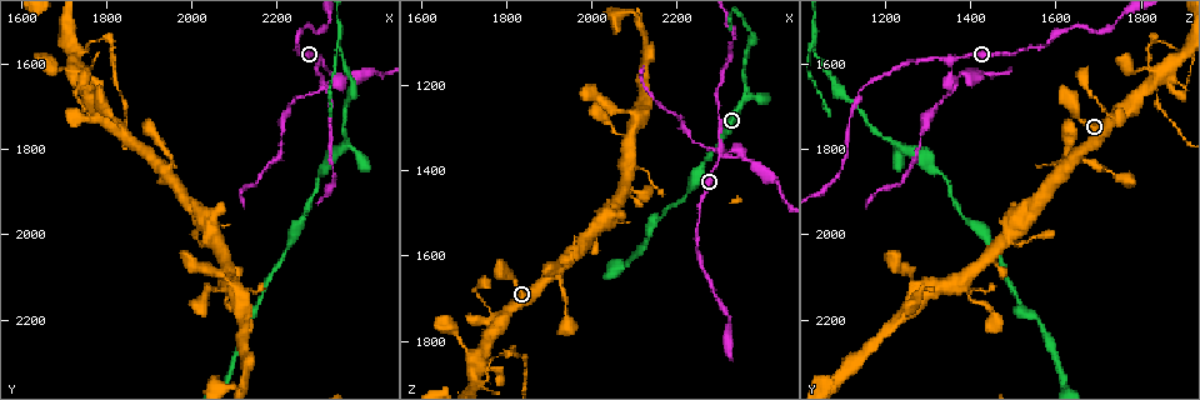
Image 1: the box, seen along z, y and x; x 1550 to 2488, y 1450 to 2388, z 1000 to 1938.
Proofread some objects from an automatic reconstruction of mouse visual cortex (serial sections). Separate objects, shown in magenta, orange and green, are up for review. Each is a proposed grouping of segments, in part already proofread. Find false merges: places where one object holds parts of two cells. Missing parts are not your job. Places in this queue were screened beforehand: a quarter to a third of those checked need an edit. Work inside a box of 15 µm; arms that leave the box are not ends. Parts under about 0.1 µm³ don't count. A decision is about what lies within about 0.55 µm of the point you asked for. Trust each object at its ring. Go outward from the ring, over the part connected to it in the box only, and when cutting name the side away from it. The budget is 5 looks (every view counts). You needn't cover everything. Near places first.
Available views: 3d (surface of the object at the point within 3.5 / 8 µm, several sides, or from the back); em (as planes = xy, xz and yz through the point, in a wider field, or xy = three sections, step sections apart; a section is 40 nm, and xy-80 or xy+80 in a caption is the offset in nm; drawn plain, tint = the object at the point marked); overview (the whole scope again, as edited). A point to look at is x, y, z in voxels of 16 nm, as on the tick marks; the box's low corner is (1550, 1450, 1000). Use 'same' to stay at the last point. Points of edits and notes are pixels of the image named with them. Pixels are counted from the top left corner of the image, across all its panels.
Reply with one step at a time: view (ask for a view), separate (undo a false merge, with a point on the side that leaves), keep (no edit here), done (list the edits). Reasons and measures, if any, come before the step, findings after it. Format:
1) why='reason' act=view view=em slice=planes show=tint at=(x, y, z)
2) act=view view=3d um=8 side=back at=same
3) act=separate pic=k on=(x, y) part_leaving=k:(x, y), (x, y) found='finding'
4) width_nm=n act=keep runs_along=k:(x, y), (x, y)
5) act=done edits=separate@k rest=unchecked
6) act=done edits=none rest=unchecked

why='three arms meet' act=view view=3d um=8 at=(2360, 1785, 1225)

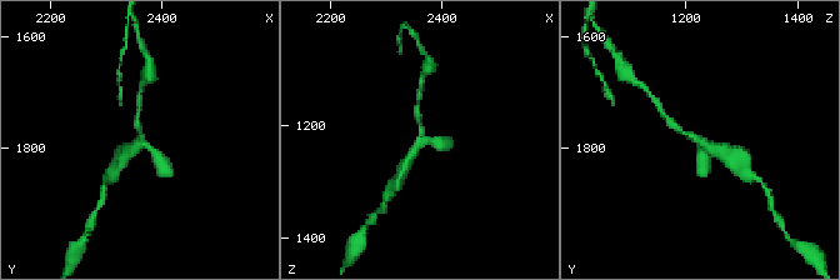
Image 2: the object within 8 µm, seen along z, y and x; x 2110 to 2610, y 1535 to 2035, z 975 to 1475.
why='zoom in' act=view view=3d um=3.5 side=back at=(2365, 1795, 1230)

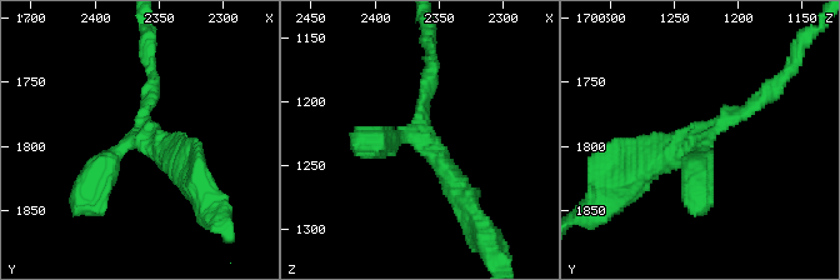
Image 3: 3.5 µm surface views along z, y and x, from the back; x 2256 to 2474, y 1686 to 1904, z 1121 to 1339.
arm_widths_nm=150,300,400 act=keep runs_along=3:(634, 176), (765, 95) found='all the same cell'

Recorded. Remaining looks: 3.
why='abrupt turn' act=view view=3d um=8 at=(2340, 1640, 1350)

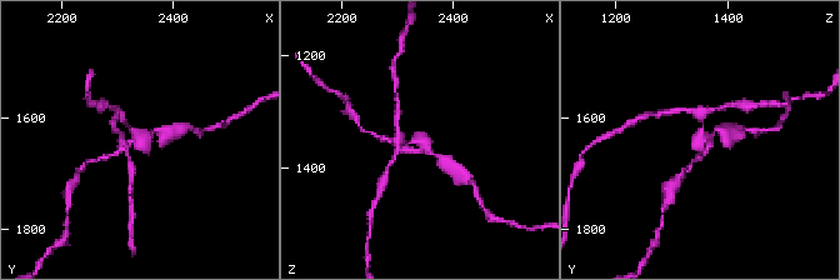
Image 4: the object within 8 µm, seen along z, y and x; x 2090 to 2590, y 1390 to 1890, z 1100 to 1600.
arms=3 arm_widths_nm=150,150,200 why='need the tissue' act=view view=em slice=xy step=3 show=tint at=(2340, 1640, 1350)

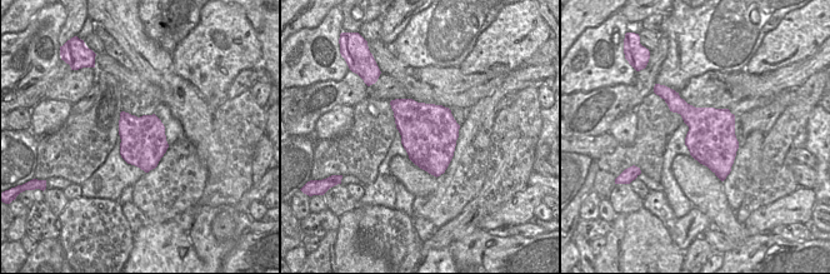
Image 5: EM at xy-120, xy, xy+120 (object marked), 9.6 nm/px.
act=separate pic=4 on=(171, 130) part_leaving=4:(151, 133), (191, 128) found='a second cell is stuck on'

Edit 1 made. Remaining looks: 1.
act=done edits=separate@4 rest=unchecked

